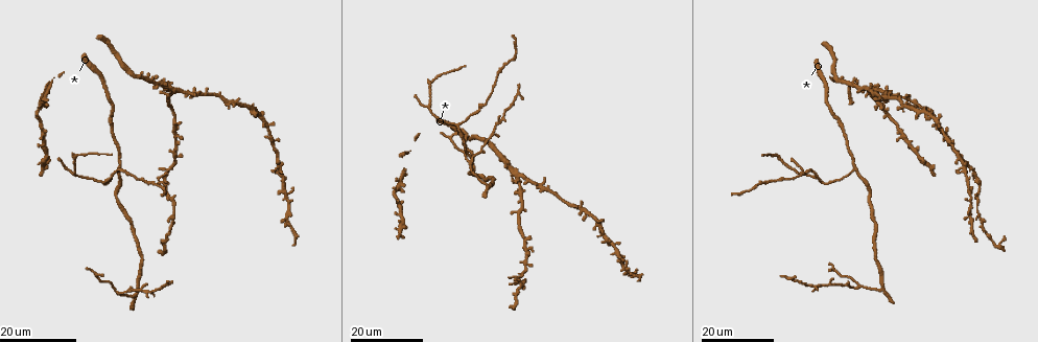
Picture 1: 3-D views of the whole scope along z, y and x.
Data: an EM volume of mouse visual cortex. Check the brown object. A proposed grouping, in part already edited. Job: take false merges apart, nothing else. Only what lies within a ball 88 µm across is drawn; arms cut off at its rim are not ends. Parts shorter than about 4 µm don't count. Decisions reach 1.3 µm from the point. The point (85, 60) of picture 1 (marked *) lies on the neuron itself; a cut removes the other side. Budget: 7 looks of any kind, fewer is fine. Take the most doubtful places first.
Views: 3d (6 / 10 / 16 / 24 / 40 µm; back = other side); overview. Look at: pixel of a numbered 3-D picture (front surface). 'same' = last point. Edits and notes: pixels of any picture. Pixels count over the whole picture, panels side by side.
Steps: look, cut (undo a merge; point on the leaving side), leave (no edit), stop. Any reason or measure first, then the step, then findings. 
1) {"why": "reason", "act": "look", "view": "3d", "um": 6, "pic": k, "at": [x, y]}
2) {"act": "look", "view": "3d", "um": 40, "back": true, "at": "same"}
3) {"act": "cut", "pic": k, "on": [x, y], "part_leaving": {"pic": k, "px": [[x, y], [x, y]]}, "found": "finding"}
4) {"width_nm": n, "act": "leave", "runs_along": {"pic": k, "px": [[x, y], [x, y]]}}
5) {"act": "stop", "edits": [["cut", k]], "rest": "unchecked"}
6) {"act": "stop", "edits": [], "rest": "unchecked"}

{"why": "arms part here", "act": "look", "view": "3d", "um": 24, "pic": 1, "at": [70, 172]}

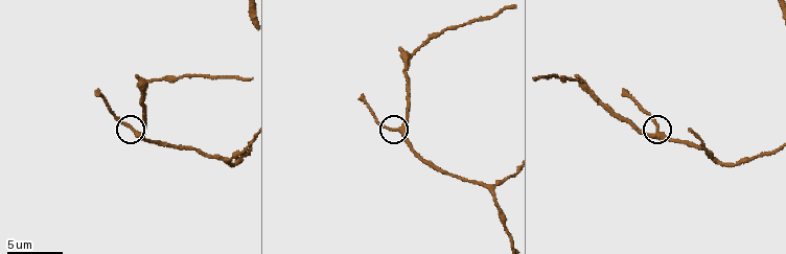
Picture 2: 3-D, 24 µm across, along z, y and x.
{"act": "look", "view": "3d", "um": 6, "pic": 2, "at": [139, 133]}

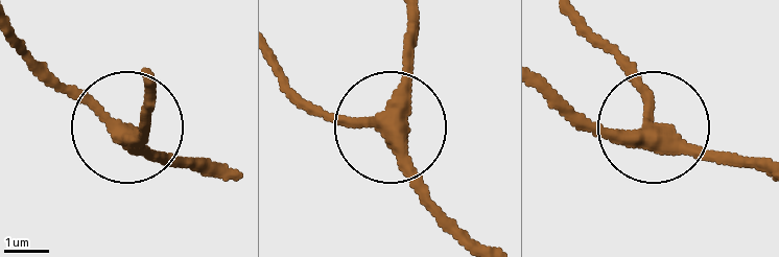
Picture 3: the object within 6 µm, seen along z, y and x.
{"width_nm": 320, "act": "leave", "runs_along": {"pic": 3, "px": [[206, 172], [161, 161], [41, 64]]}, "found": "one neuron here"}

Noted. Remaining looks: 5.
{"why": "calibre changes", "act": "look", "view": "3d", "um": 16, "pic": 1, "at": [130, 177]}

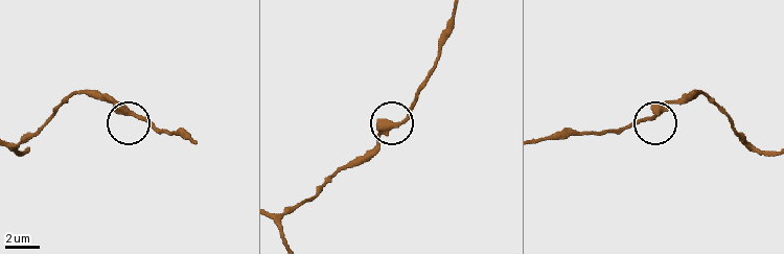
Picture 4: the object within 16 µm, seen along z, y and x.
{"act": "look", "view": "3d", "um": 10, "pic": 4, "at": [653, 118]}

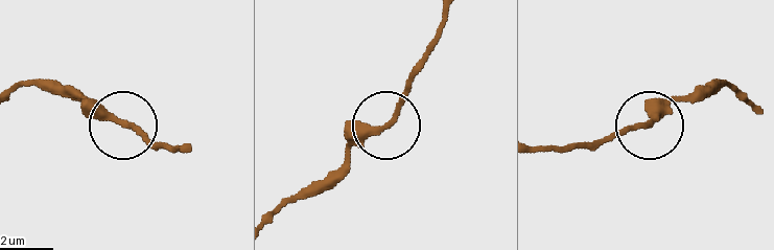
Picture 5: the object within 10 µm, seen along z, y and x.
{"act": "look", "view": "3d", "um": 6, "pic": 5, "at": [652, 121]}

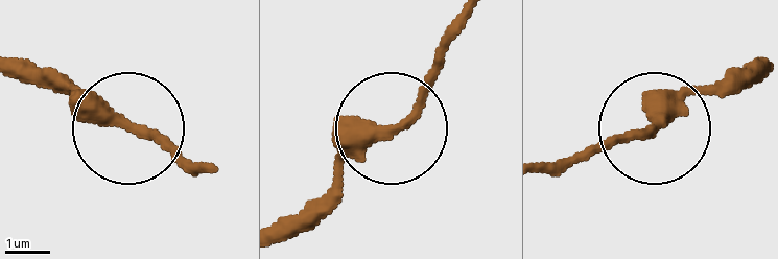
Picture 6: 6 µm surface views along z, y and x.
{"act": "leave", "runs_along": {"pic": 6, "px": [[287, 232], [410, 109], [463, 33]]}, "found": "continuous, no second neuron"}

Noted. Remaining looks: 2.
{"why": "arms part here", "act": "look", "view": "3d", "um": 10, "pic": 2, "at": [229, 160]}

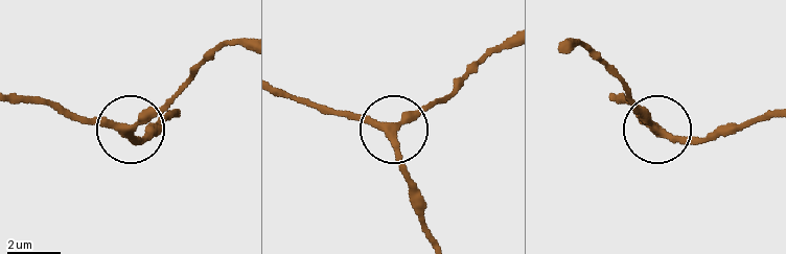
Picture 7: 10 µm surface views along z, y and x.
{"act": "look", "view": "3d", "um": 10, "back": true, "pic": 7, "at": [390, 124]}

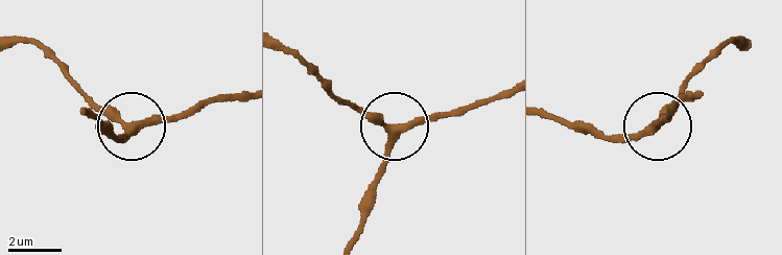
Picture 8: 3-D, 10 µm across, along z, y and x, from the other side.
{"arms": 3, "act": "leave", "runs_along": {"pic": 8, "px": [[83, 109], [116, 136], [161, 116], [192, 116]]}, "found": "all the same neuron"}

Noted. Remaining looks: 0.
{"act": "stop", "edits": [], "rest": "unchecked"}

